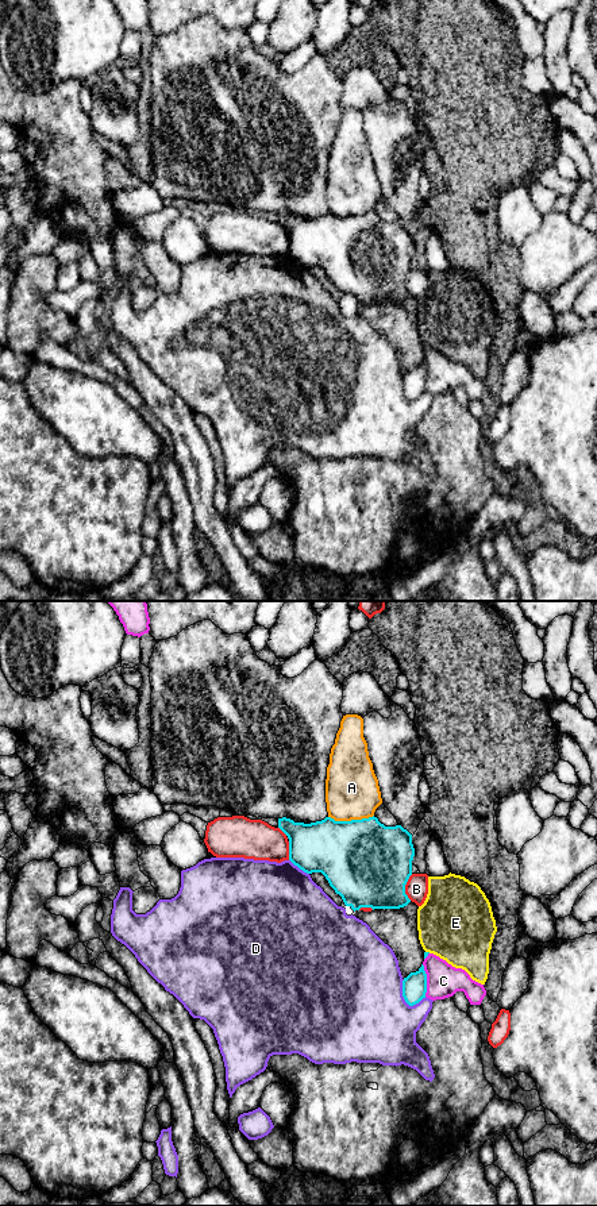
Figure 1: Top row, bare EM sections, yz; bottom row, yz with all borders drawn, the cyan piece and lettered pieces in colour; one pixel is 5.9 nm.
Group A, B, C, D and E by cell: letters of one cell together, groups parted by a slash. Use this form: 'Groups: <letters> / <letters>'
Groups: A / B / C / D / E

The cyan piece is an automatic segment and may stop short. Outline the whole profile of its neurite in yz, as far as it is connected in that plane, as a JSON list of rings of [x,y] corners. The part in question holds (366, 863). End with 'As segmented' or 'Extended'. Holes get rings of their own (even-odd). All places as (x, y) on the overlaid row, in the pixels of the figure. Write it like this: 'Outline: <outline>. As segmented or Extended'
Outline: [[[374,816],[351,821],[326,817],[311,824],[282,817],[278,828],[289,839],[289,860],[307,874],[321,872],[354,912],[361,908],[400,909],[411,902],[405,885],[412,875],[415,848],[412,835],[401,825],[385,827]]]. As segmented

